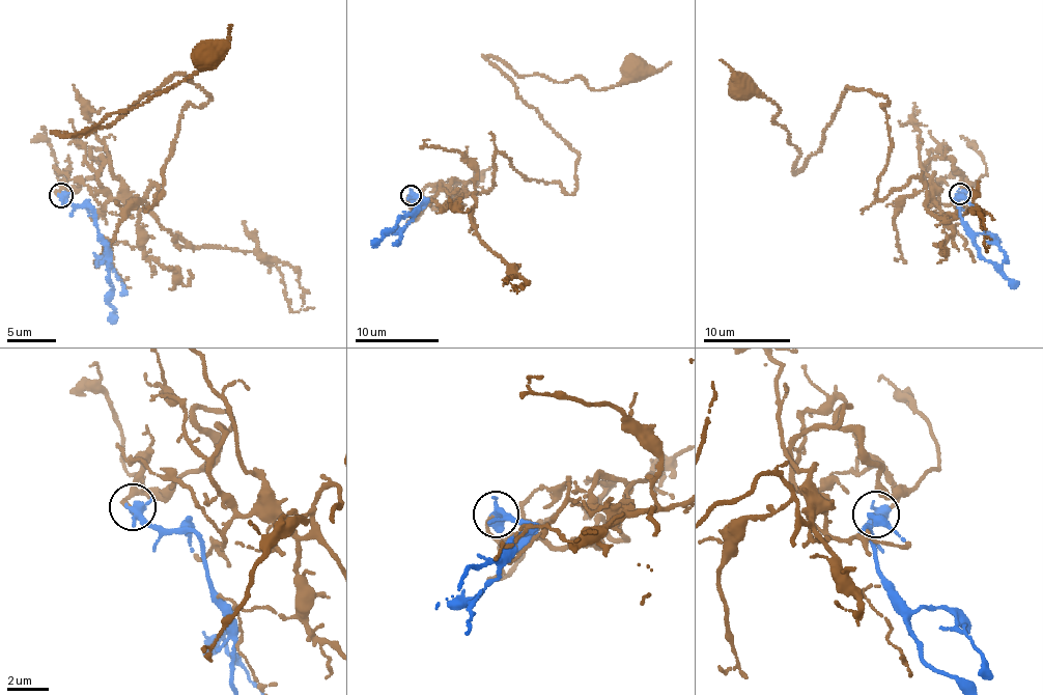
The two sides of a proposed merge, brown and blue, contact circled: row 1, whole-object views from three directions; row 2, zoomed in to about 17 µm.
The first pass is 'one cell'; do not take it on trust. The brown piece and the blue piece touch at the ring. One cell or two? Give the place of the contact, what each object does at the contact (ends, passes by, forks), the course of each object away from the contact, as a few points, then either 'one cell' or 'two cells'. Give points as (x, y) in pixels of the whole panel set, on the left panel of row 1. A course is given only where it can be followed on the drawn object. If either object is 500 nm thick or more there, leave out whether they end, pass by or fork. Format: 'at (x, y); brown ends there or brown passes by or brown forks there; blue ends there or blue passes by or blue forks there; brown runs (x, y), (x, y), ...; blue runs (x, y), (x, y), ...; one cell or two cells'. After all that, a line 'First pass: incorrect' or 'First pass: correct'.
at (61, 195); brown ends there; blue passes by; brown runs (60, 196), (61, 171), (158, 201), (179, 115), (209, 93), (175, 75), (60, 134), (216, 63), (231, 25); blue runs (60, 196), (91, 210), (112, 282), (112, 323); one cell
First pass: correct

